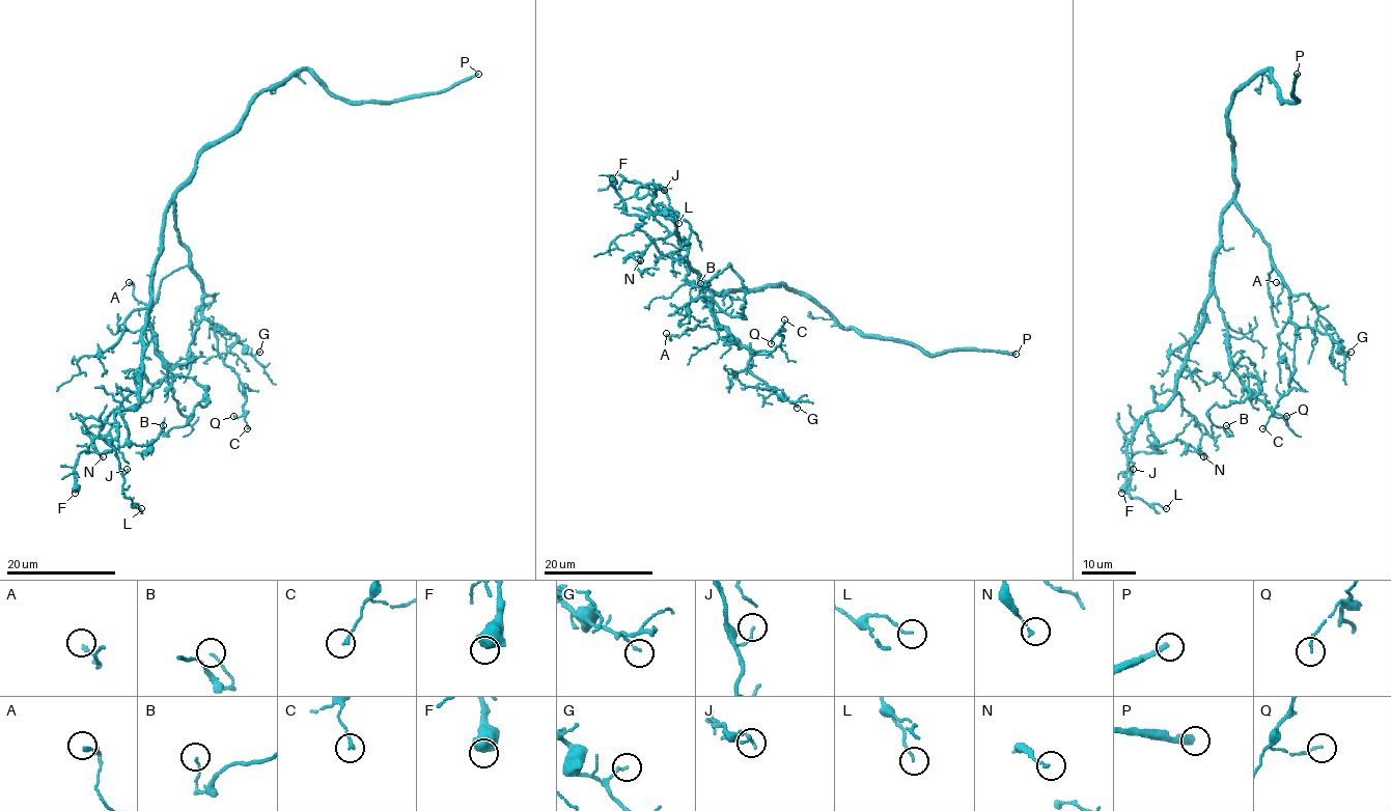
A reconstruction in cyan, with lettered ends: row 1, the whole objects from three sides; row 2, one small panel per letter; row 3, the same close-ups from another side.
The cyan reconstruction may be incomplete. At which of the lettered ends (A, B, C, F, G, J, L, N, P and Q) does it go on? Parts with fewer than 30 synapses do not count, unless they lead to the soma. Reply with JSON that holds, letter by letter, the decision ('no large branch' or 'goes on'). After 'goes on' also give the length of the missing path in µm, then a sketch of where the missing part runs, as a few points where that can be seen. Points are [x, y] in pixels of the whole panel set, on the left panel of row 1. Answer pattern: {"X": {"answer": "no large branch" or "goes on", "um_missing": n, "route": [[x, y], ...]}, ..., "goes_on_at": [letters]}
{"A": {"answer": "no large branch"}, "B": {"answer": "no large branch"}, "C": {"answer": "no large branch"}, "F": {"answer": "no large branch"}, "G": {"answer": "no large branch"}, "J": {"answer": "no large branch"}, "L": {"answer": "no large branch"}, "N": {"answer": "no large branch"}, "P": {"answer": "goes on", "um_missing": 120}, "Q": {"answer": "no large branch"}, "goes_on_at": ["P"]}

